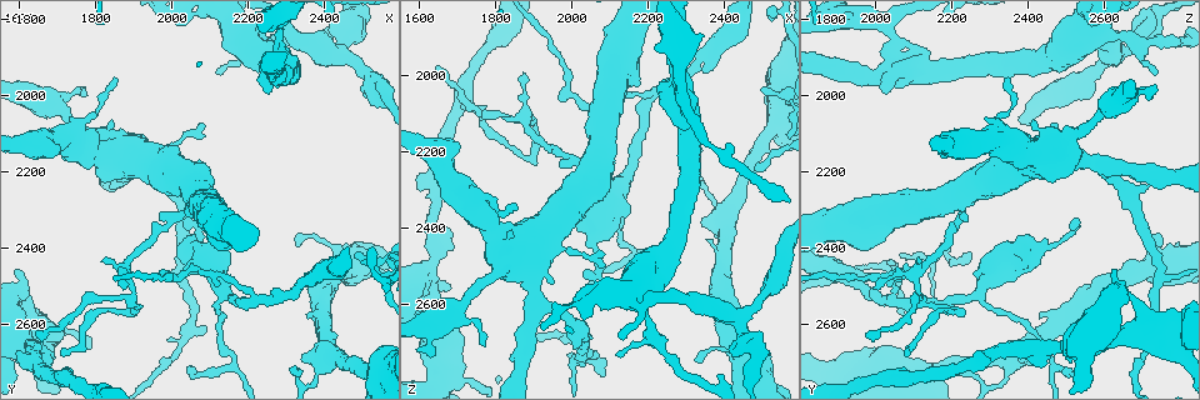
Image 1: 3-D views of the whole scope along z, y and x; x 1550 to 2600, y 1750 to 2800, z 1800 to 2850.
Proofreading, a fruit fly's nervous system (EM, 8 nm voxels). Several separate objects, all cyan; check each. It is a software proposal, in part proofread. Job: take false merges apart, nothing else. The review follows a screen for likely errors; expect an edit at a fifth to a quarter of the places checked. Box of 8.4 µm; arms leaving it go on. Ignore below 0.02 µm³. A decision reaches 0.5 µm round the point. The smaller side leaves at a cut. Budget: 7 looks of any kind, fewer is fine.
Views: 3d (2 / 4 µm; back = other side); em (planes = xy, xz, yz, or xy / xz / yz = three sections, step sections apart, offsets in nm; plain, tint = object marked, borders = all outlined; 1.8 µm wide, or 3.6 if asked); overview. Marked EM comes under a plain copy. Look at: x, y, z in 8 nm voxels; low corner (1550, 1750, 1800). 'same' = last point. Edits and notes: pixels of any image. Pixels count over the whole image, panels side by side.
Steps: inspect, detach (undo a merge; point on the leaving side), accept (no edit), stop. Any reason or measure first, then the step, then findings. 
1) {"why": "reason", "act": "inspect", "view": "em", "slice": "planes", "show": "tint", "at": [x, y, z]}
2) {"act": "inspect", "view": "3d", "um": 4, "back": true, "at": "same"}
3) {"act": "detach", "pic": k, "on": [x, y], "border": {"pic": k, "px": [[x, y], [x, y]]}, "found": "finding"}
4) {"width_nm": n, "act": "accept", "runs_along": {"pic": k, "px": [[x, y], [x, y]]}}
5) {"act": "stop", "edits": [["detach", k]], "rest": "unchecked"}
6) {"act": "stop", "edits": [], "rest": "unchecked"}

{"why": "three arms meet", "act": "inspect", "view": "3d", "um": 4, "back": true, "at": [1920, 2185, 2605]}

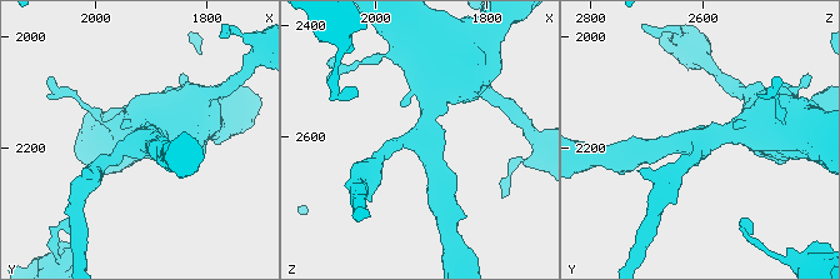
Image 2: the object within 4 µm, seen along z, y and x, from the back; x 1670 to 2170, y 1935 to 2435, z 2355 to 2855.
{"arms": 3, "arm_widths_nm": [220, 320, 550], "act": "inspect", "view": "em", "slice": "planes", "show": "tint", "at": [1920, 2190, 2605]}

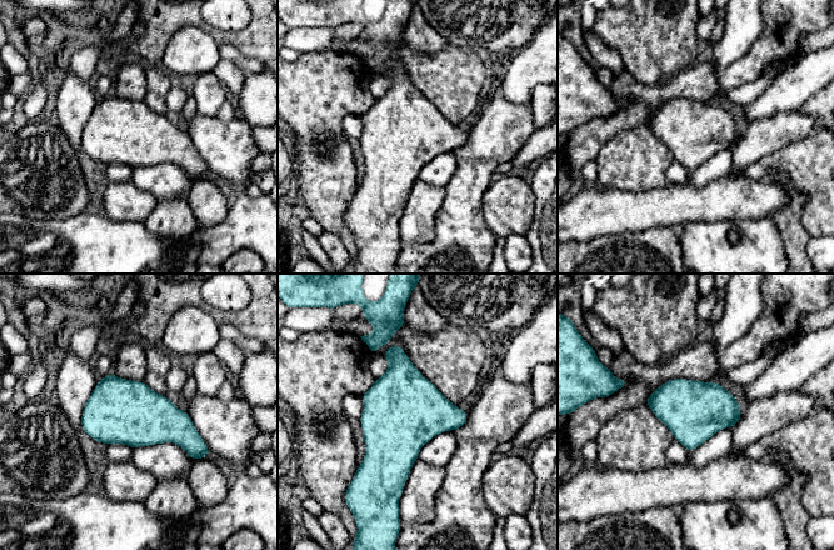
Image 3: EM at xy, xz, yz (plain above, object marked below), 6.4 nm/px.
{"width_nm": 400, "act": "accept", "found": "continuous, no second cell"}

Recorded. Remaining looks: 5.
{"why": "three arms meet", "act": "inspect", "view": "em", "slice": "xy", "step": 4, "show": "tint", "at": [2210, 2540, 2050]}

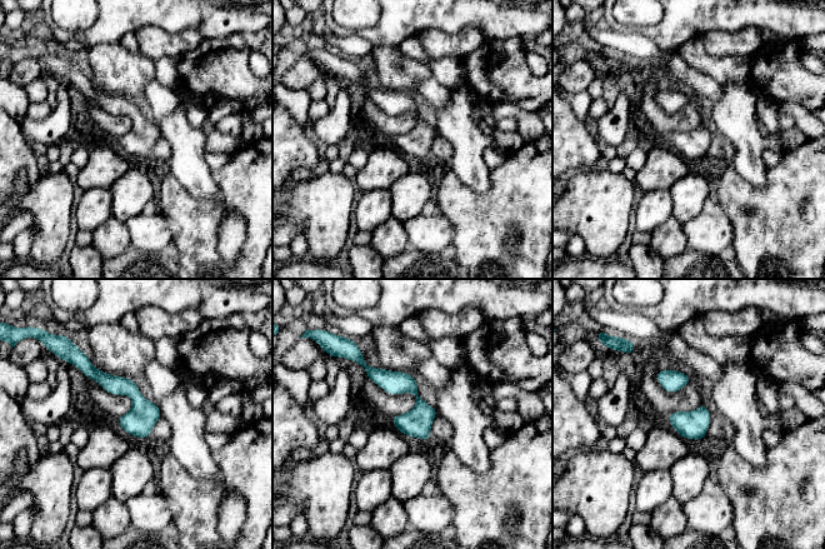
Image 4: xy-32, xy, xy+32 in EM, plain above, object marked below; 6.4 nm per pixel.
{"act": "inspect", "view": "em", "slice": "planes", "show": "tint", "at": "same"}

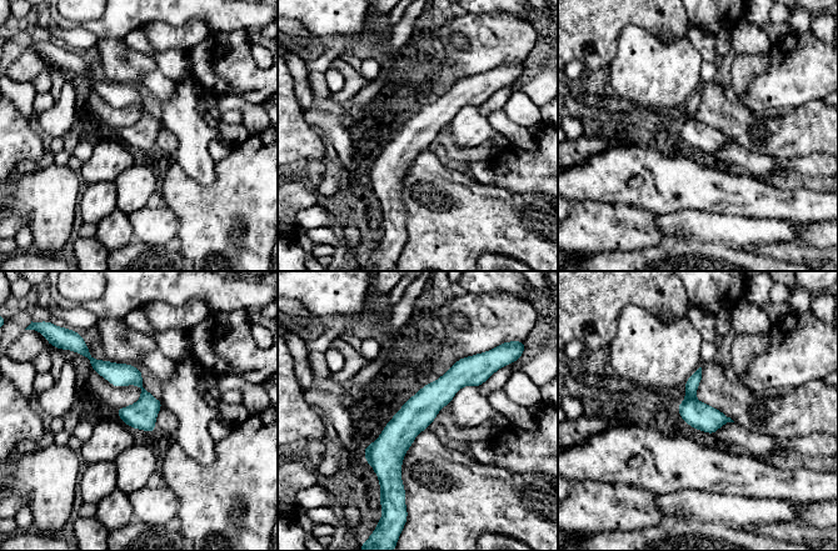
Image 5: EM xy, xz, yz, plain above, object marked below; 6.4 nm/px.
{"act": "accept", "runs_along": {"pic": 5, "px": [[470, 359], [397, 436], [399, 484]]}, "found": "all the same cell"}

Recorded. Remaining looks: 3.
{"act": "inspect", "view": "3d", "um": 4, "at": [2295, 1885, 2070]}

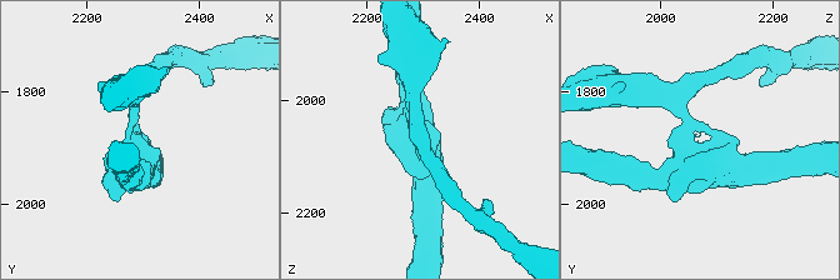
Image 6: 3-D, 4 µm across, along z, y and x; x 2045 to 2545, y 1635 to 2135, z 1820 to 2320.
{"act": "inspect", "view": "em", "slice": "xz", "step": 16, "show": "tint", "at": [2290, 1895, 2070]}

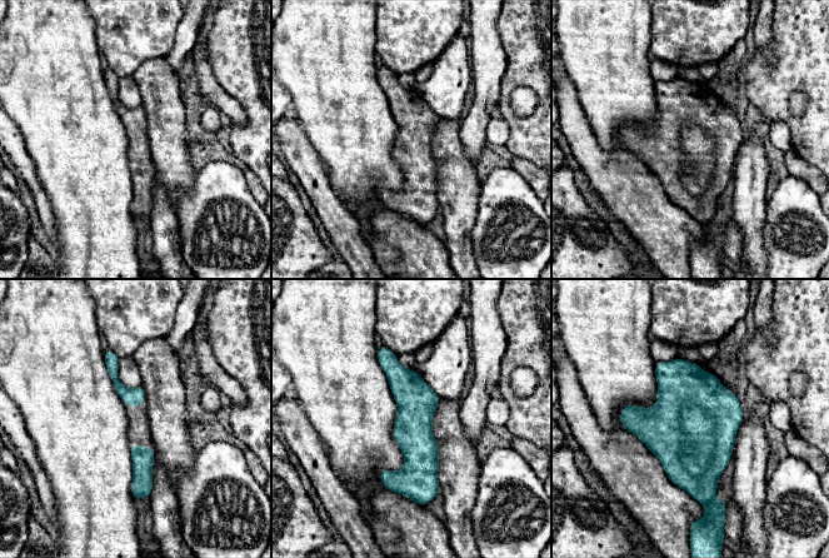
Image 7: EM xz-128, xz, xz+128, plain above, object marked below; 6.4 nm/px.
{"why": "another direction", "act": "inspect", "view": "em", "slice": "planes", "show": "tint", "at": "same"}

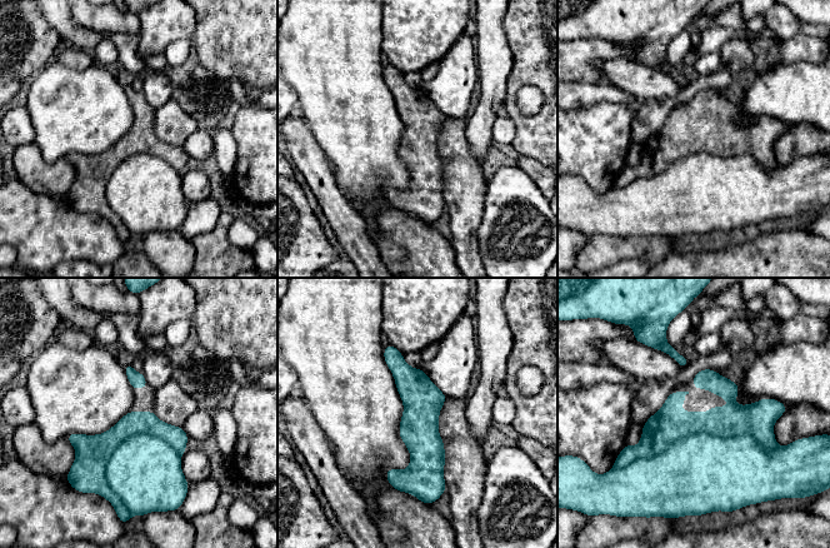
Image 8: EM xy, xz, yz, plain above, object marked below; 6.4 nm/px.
{"act": "detach", "pic": 8, "on": [669, 424], "border": {"pic": 8, "px": [[778, 446], [693, 433], [625, 466]]}, "found": "two cells meet here"}

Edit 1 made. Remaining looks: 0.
{"act": "stop", "edits": [["detach", 8]], "rest": "unchecked"}

